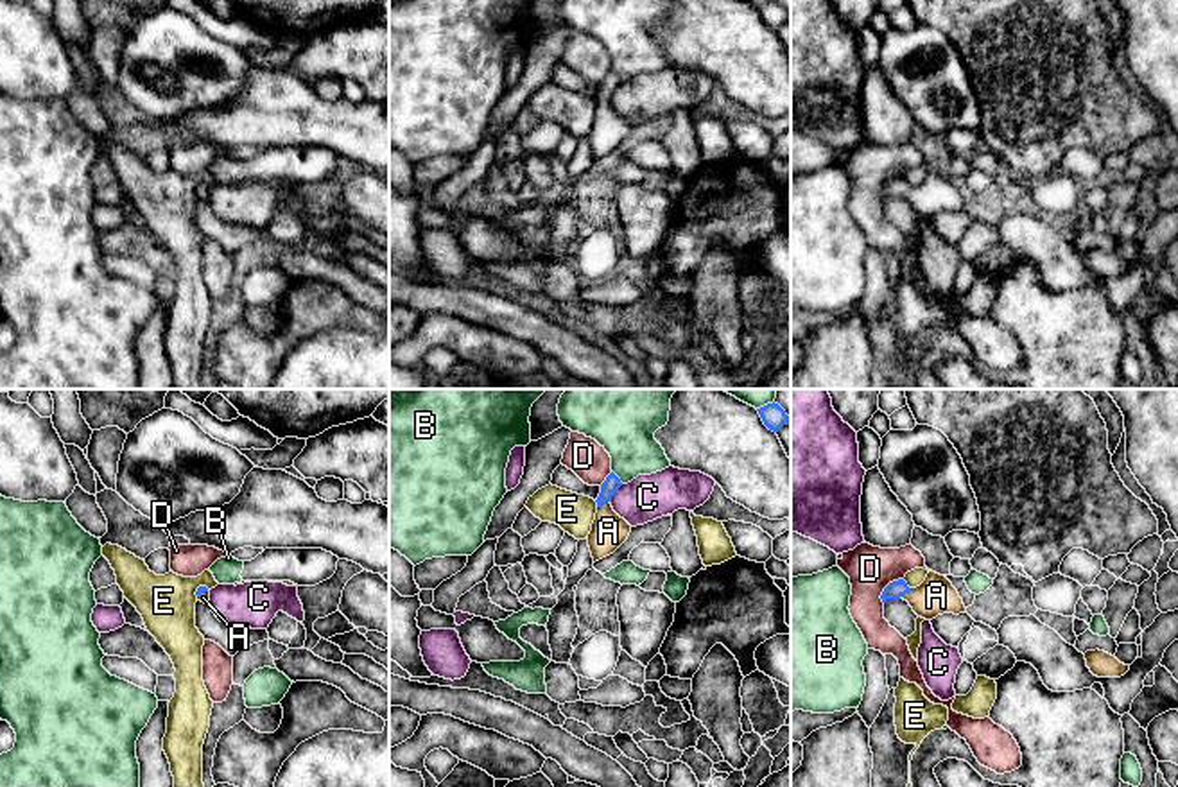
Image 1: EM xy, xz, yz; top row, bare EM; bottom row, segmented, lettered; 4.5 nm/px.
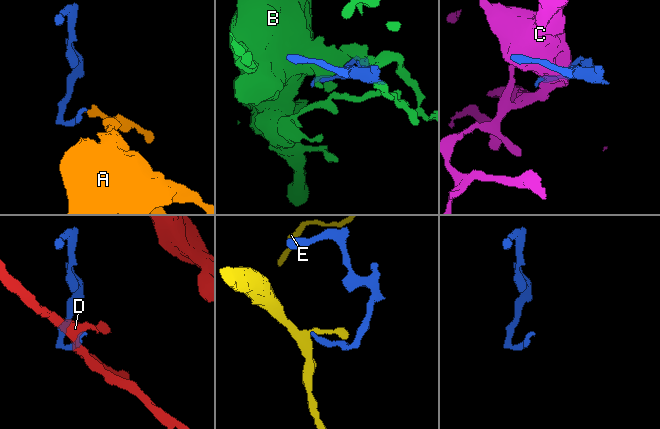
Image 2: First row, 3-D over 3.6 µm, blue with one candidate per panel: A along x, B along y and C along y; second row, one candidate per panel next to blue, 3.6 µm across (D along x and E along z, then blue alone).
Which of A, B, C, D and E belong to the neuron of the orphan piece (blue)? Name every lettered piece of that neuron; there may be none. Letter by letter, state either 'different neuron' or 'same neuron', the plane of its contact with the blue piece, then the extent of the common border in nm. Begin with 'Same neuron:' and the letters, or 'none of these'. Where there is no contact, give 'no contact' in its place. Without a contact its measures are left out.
Same neuron: A
A: same neuron | yz | 80 nm
B: different neuron | xz | 80 nm
C: different neuron | xz | 110 nm
D: different neuron | yz | 150 nm
E: different neuron | yz | 60 nm

